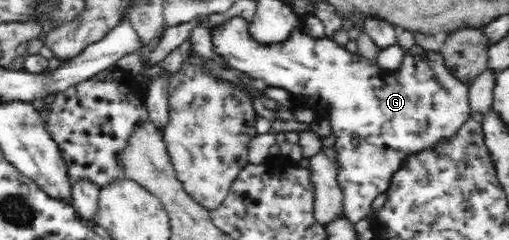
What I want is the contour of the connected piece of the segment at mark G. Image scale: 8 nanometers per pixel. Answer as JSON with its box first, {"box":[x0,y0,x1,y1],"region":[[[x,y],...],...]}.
{"box":[209,16,473,224],"region":[[[234,16],[221,24],[217,24],[209,28],[210,39],[212,42],[212,49],[215,55],[218,55],[224,63],[227,63],[231,68],[237,69],[243,74],[248,74],[252,78],[262,79],[267,83],[269,87],[281,88],[288,93],[290,93],[292,100],[296,96],[303,96],[302,102],[306,101],[308,108],[316,112],[319,118],[325,117],[329,119],[329,124],[331,126],[331,133],[334,137],[334,149],[338,150],[338,159],[340,162],[340,171],[338,174],[338,179],[340,182],[340,188],[342,188],[342,193],[344,194],[344,216],[352,224],[355,224],[360,219],[366,219],[368,217],[372,205],[372,201],[384,193],[389,188],[392,176],[402,167],[402,161],[406,157],[412,155],[414,152],[420,151],[422,148],[432,146],[441,140],[442,138],[447,138],[451,136],[464,122],[467,121],[468,116],[473,115],[471,109],[468,107],[468,91],[469,87],[462,85],[457,79],[453,78],[453,75],[444,67],[443,57],[440,52],[434,52],[429,50],[424,50],[418,45],[413,45],[412,47],[404,50],[404,60],[402,65],[398,70],[386,71],[382,69],[376,61],[370,61],[364,58],[362,55],[356,52],[350,52],[346,50],[345,46],[334,42],[330,38],[314,38],[308,35],[302,27],[294,29],[294,33],[290,35],[290,39],[282,41],[282,43],[271,43],[263,44],[252,35],[252,32],[248,30],[249,22],[240,16]]]}

